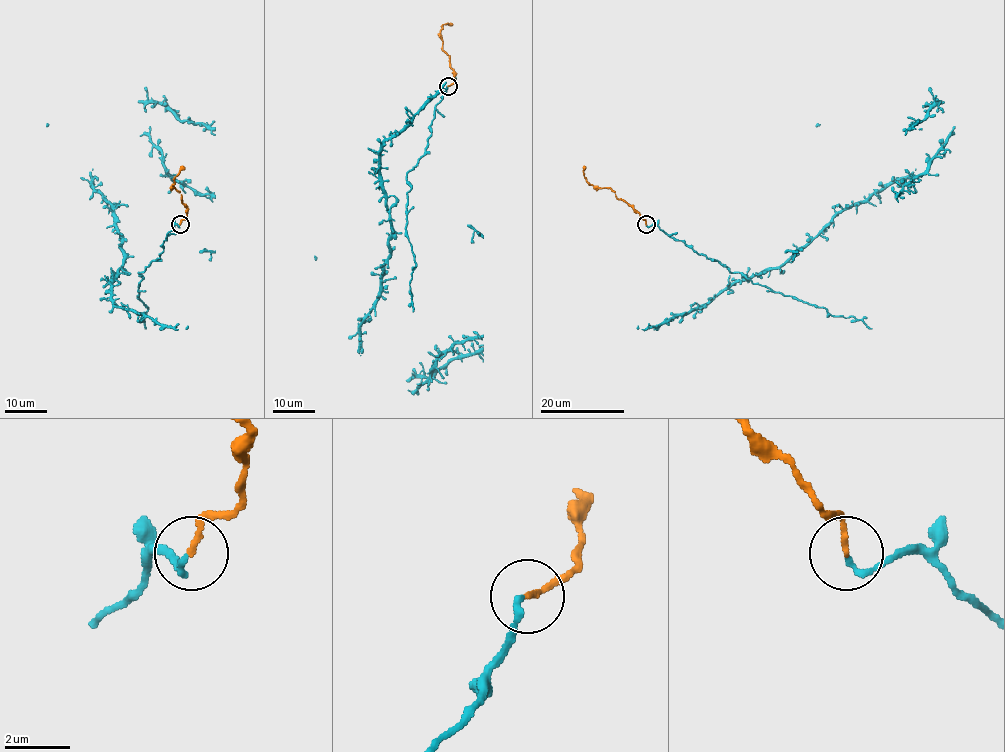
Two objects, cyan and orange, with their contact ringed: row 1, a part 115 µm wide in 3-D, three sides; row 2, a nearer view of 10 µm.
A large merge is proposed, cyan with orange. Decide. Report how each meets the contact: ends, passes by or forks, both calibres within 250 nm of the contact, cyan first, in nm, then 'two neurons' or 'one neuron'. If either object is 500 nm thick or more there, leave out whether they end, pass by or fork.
cyan ends | orange ends | 190/150 nm | one neuron

